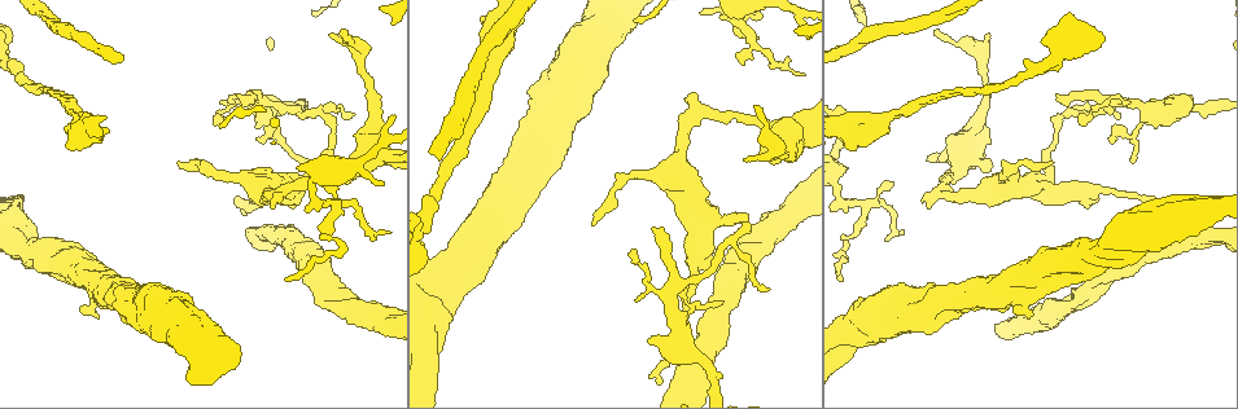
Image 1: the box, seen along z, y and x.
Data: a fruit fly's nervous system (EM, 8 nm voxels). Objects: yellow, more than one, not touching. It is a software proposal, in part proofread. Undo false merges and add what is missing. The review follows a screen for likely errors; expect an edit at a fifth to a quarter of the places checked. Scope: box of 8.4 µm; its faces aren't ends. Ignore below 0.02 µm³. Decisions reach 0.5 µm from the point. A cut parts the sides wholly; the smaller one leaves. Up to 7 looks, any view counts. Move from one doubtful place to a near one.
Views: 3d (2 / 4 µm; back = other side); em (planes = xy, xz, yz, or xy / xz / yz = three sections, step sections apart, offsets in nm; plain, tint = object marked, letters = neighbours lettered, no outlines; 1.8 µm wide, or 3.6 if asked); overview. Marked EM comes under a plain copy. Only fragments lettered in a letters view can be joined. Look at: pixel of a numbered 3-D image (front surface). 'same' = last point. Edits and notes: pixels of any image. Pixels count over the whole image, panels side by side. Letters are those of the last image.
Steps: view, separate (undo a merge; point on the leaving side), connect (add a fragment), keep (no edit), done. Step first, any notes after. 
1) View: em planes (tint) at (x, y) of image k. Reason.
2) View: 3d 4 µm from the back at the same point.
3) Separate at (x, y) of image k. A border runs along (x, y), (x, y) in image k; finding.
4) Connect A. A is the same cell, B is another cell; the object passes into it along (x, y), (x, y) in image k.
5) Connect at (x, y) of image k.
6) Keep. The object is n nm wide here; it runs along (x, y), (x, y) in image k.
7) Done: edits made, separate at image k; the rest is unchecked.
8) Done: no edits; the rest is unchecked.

View: 3d 4 µm at (685, 98) of image 1. Tapers out.

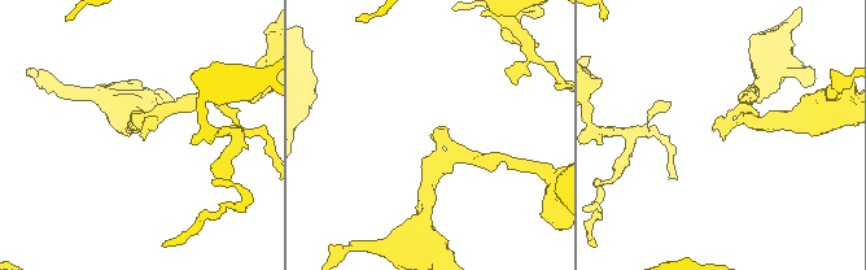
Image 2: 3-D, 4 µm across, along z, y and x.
View: em xy step 8 (letters) at (433, 135) of image 2.

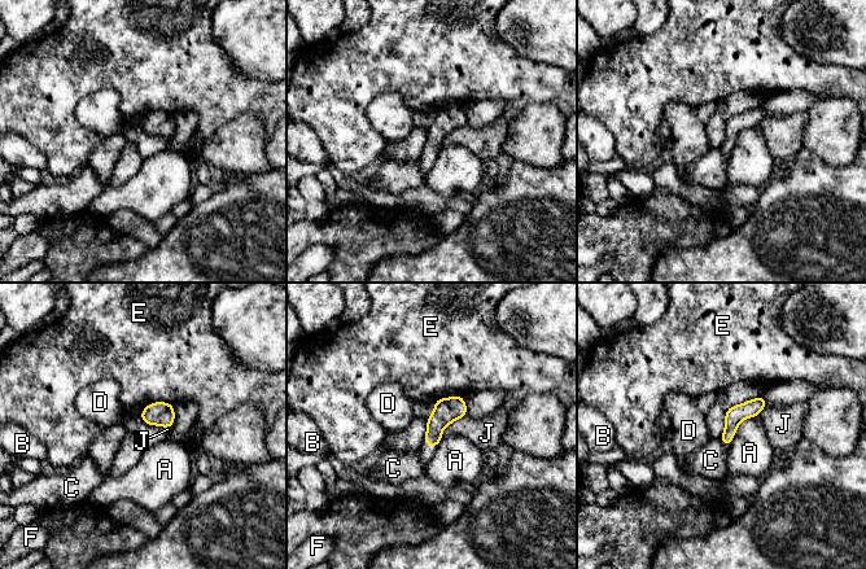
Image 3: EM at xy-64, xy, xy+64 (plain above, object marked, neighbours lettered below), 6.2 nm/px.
Keep. A, B, C, D, E, F and J are other cells; it runs along (761, 401), (731, 424), (726, 441) in image 3; no lettered fragment goes on from it.

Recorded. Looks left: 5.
View: 3d 4 µm at (1056, 139) of image 1. Thin neck.

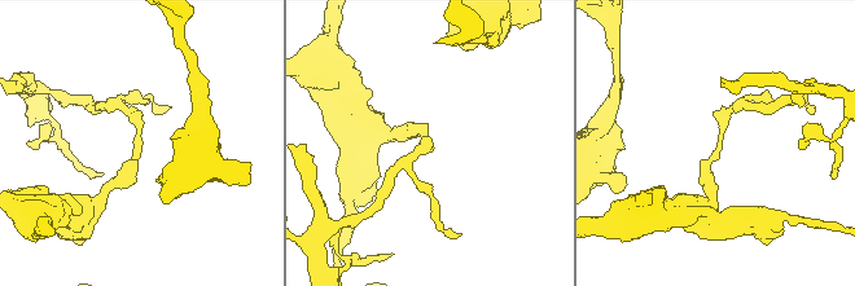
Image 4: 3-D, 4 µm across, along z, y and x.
View: em xz step 4 (tint) at (427, 146) of image 4.

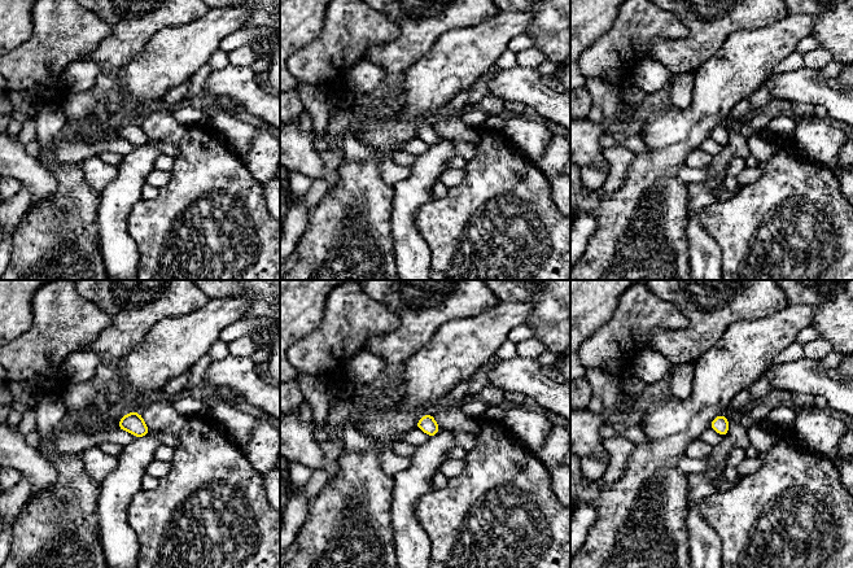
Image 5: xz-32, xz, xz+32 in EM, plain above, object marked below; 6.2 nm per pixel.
View: em planes (letters) at the same point. Another direction.

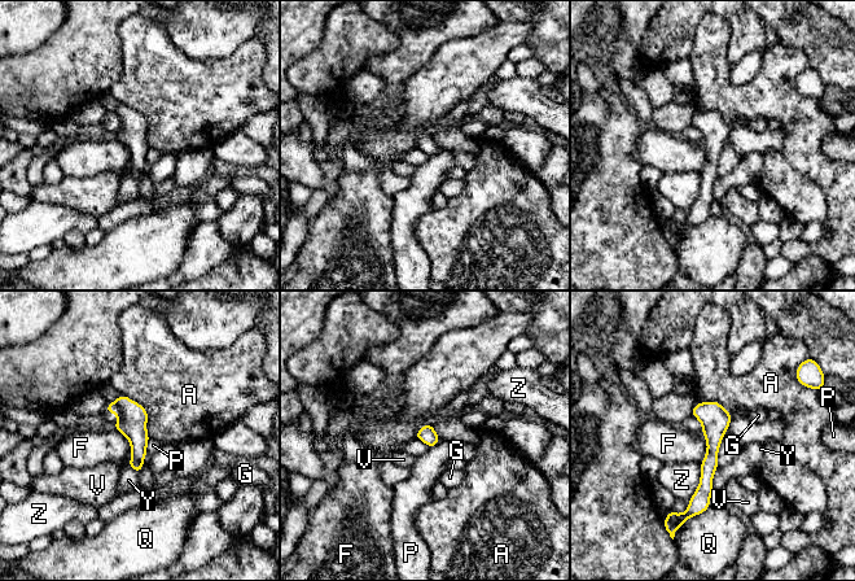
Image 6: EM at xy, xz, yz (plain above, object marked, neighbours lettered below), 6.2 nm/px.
Separate at (132, 420) of image 6. A, F, G, P, Q, V, Y and Z are other cells; a border runs along (114, 402), (119, 407), (119, 415) in image 6; a second cell is stuck on.

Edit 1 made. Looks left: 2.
Done: edits made, separate at image 6; the rest is unchecked.

